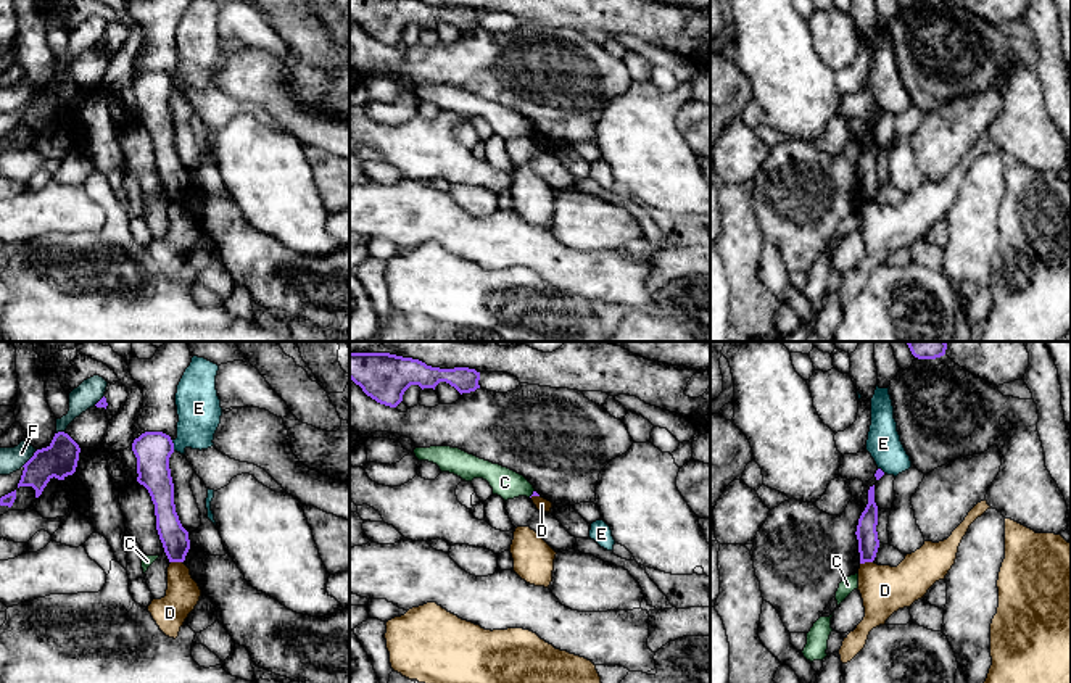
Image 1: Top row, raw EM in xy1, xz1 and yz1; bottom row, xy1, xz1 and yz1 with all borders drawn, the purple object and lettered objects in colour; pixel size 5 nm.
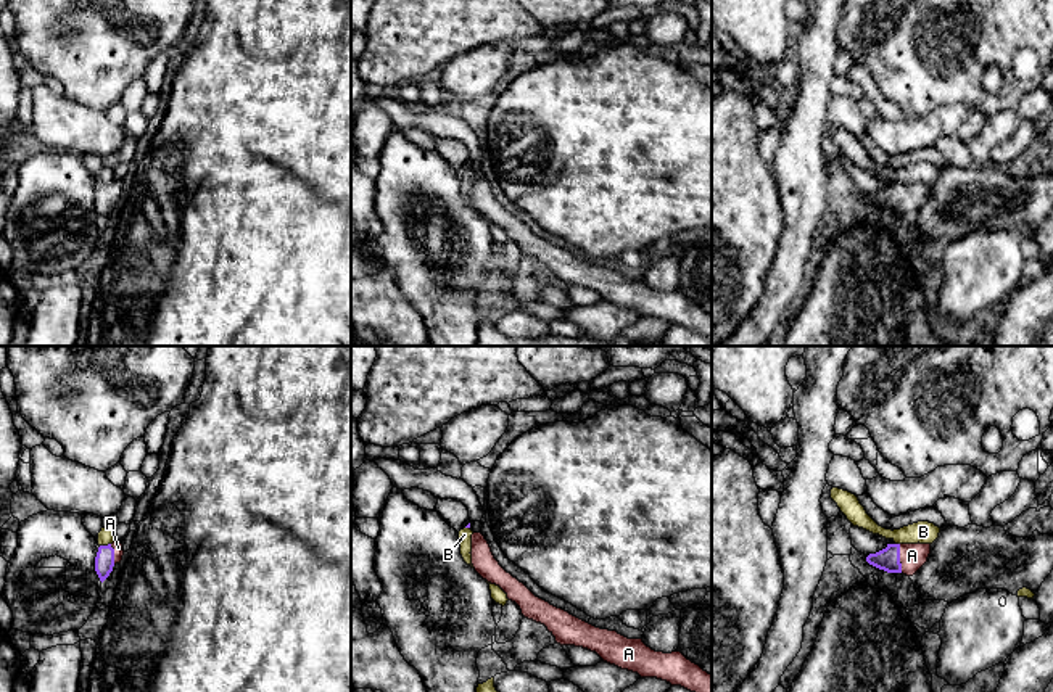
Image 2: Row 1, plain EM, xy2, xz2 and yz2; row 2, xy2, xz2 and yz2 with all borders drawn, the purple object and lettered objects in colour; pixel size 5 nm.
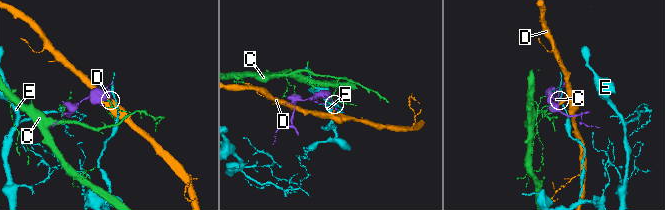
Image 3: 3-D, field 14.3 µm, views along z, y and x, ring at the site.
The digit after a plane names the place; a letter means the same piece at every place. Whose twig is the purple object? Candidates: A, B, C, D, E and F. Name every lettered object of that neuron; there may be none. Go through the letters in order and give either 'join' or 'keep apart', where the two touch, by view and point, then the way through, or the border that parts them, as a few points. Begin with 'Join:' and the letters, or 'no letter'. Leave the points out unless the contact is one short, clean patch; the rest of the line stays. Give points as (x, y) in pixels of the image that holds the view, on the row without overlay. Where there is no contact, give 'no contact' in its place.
Join: A
A: join; meets purple in yz2 at (899, 198); runs through yz2 (887, 198), (899, 198), (912, 195)
B: keep apart; meets purple in xy2 at (105, 185); border along xy2 (110, 182), (100, 185)
C: keep apart; meets purple in xz1 at (533, 132)
D: keep apart; meets purple in xy1 at (177, 200); border along xy1 (171, 200), (182, 202)
E: keep apart; meets purple in xy1 at (173, 84); border along xy1 (171, 79), (174, 89)
F: keep apart; meets purple in xy1 at (31, 97)

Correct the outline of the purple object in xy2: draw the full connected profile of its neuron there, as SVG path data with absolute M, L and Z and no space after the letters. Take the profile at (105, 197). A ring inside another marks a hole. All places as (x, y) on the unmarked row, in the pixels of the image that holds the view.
M113 182L108 185L100 185L97 196L95 196L95 211L103 222L109 212L113 211L113 206L116 203L121 203L124 195L122 183L121 182Z

